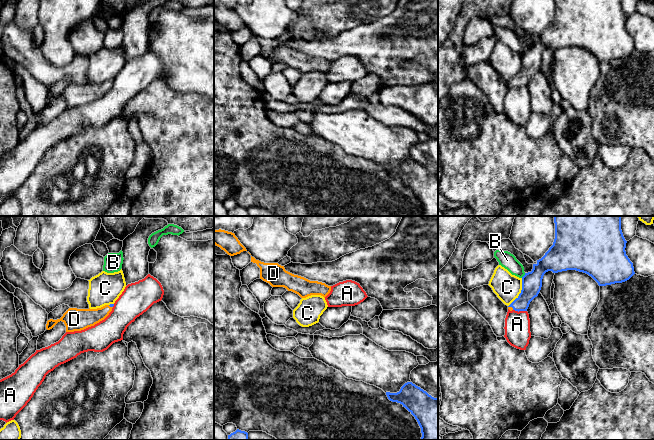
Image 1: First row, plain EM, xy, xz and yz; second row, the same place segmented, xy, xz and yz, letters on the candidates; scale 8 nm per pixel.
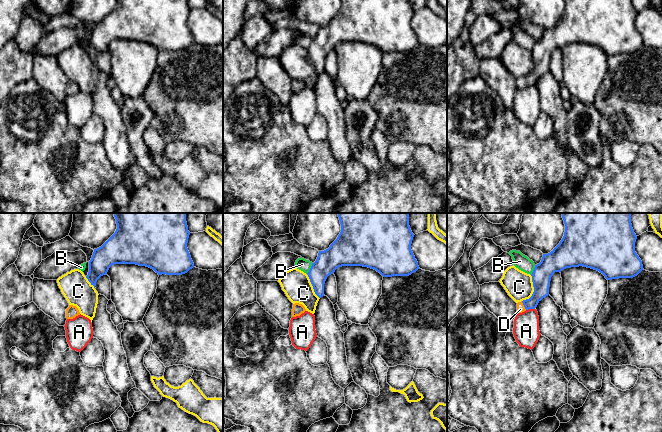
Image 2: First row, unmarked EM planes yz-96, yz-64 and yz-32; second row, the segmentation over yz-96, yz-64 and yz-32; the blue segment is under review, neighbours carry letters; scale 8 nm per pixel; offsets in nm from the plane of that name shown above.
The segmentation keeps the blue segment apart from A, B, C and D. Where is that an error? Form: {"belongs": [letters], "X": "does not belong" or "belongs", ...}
{"belongs": ["D"], "A": "does not belong", "B": "does not belong", "C": "does not belong", "D": "belongs"}

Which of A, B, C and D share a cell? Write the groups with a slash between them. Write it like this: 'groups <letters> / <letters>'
groups A / B / C / D

